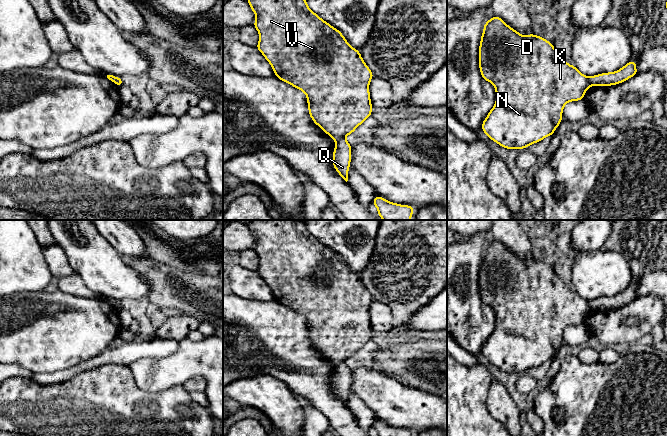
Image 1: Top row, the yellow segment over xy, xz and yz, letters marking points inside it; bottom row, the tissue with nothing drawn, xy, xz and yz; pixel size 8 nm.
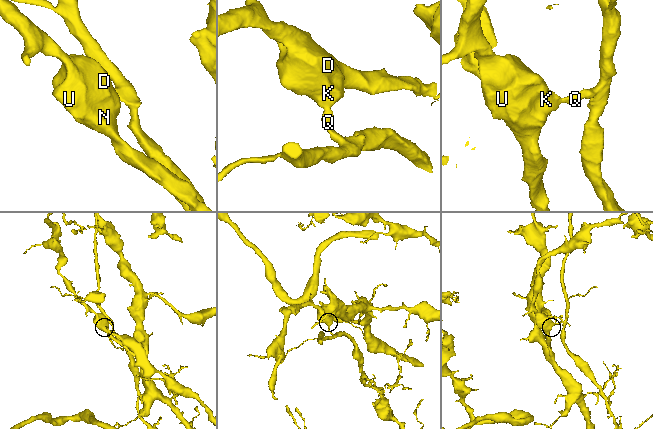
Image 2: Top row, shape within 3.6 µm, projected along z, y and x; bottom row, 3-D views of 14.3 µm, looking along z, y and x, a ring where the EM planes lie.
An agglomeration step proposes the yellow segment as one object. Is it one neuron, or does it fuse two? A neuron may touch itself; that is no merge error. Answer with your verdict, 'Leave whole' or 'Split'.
Split

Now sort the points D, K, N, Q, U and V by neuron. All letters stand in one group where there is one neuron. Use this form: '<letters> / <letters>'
D K N U V / Q

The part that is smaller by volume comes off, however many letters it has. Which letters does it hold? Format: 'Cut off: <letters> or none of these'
Cut off: Q

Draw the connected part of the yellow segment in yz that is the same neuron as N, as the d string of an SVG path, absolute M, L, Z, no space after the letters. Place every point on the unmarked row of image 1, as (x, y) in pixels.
M494 240L484 248L479 270L479 293L482 302L495 311L496 326L481 352L494 366L506 373L524 373L552 360L562 345L564 329L583 323L590 301L569 289L545 262L527 260Z

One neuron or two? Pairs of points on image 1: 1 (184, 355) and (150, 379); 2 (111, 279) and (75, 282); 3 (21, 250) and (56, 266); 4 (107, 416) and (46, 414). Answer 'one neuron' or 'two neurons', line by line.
1: one neuron
2: two neurons
3: two neurons
4: one neuron

